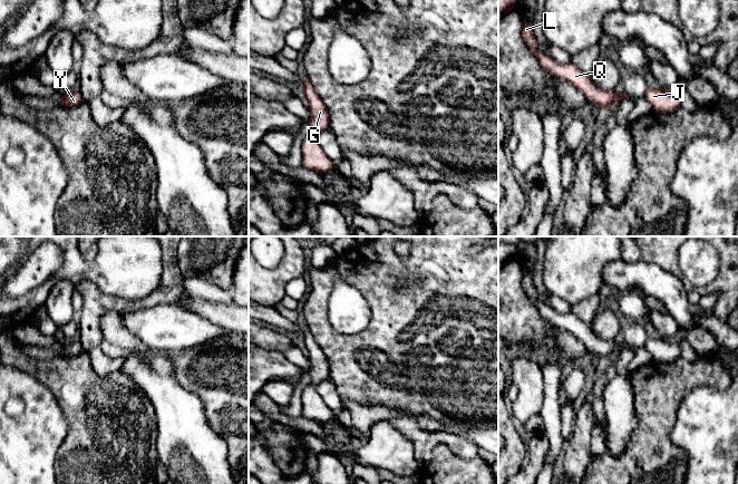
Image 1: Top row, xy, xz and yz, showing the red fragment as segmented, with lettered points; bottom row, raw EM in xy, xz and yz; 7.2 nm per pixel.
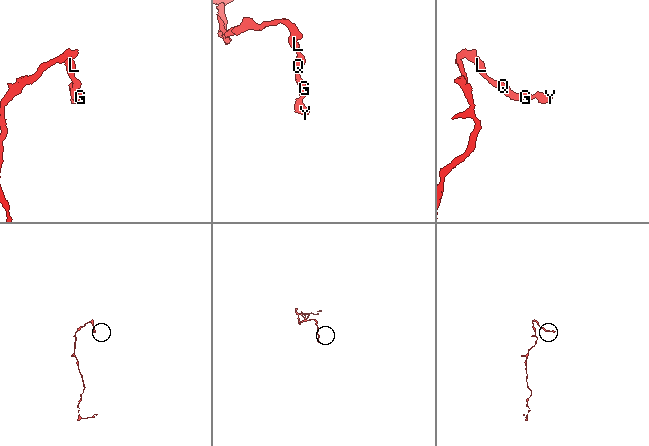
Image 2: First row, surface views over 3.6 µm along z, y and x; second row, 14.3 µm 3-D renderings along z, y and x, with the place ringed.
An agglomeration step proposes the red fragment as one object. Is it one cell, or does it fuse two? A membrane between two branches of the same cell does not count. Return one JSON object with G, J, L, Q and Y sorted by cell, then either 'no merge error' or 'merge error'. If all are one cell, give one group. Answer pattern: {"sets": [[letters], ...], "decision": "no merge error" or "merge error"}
{"sets": [["G", "J", "L", "Q", "Y"]], "decision": "no merge error"}

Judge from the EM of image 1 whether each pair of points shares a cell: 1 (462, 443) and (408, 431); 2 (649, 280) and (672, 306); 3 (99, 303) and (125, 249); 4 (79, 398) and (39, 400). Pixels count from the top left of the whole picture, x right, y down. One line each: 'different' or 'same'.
1: same
2: same
3: different
4: different

